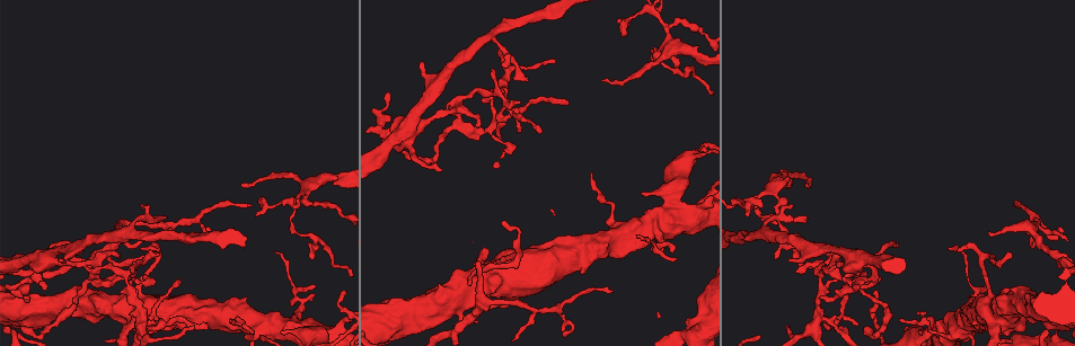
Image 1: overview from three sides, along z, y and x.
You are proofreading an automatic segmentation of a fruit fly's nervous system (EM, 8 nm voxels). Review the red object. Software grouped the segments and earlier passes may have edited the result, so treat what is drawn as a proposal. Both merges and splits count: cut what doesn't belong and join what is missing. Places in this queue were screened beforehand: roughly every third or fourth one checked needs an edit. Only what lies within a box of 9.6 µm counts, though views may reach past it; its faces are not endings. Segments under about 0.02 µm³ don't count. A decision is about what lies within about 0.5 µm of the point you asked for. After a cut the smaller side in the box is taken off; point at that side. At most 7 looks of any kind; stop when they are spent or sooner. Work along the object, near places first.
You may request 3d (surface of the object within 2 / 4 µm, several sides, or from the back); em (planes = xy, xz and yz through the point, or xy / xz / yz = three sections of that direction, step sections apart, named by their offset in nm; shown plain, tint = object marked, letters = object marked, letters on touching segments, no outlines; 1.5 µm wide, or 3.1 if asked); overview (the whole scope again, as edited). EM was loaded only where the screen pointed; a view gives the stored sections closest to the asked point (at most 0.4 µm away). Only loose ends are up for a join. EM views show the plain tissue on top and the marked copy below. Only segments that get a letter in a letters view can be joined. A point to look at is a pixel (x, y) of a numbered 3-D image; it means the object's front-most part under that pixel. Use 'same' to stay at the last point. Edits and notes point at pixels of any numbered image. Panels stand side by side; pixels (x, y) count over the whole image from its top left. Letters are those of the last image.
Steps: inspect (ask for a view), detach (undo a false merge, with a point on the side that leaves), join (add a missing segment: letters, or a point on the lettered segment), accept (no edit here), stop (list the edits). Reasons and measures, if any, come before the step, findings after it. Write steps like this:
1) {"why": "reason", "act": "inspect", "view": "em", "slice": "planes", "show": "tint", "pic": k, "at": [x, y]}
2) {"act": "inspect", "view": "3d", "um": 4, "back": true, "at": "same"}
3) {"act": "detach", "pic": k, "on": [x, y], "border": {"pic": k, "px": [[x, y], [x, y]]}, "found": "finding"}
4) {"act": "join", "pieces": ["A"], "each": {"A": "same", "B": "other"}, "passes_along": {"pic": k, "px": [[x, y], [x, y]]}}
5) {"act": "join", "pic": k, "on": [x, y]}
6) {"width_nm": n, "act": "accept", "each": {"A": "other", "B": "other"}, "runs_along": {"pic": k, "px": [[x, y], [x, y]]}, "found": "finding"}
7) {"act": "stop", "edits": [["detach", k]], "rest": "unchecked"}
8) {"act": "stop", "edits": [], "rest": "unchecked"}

{"why": "thin end", "act": "inspect", "view": "3d", "um": 4, "pic": 1, "at": [1061, 229]}

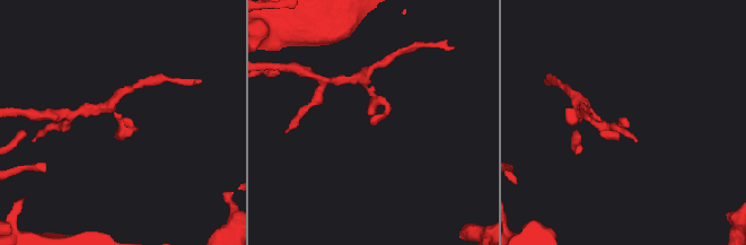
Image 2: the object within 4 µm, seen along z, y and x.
{"act": "inspect", "view": "em", "slice": "planes", "show": "letters", "pic": 2, "at": [372, 123]}

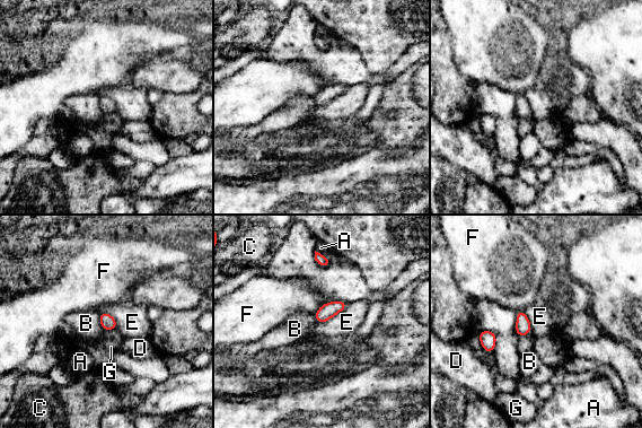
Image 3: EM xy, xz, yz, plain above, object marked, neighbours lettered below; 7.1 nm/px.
{"act": "accept", "each": {"A": "other", "B": "other", "C": "other", "D": "other", "E": "other", "F": "other", "G": "other"}, "border": {"pic": 3, "px": [[348, 304], [327, 320], [316, 322]]}, "found": "none of them fits"}

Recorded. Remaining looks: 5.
{"why": "free end", "act": "inspect", "view": "em", "slice": "xz", "step": 4, "show": "tint", "pic": 1, "at": [491, 70]}

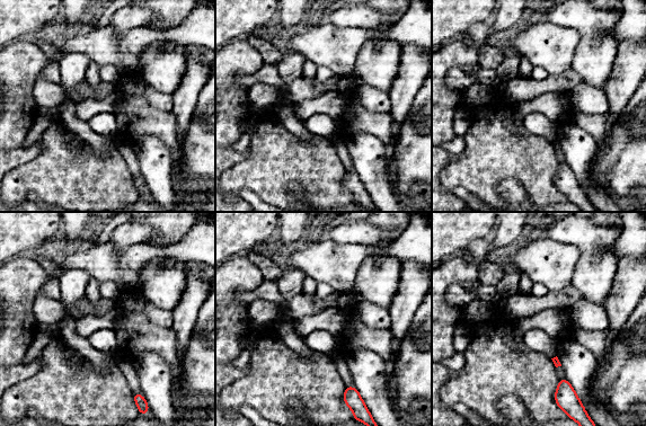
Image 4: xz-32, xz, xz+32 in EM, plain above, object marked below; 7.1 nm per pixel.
{"act": "inspect", "view": "em", "slice": "planes", "show": "letters", "at": "same"}

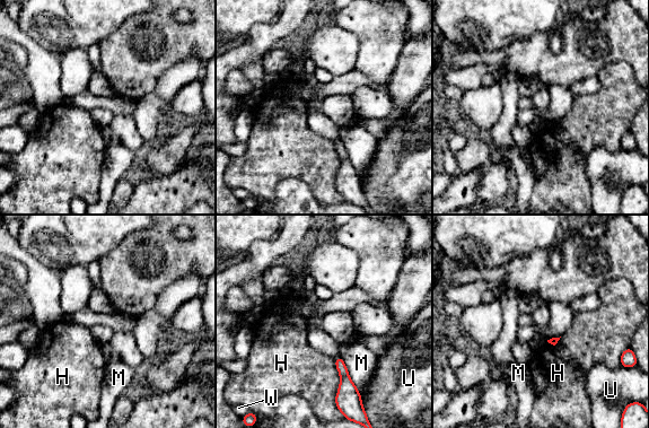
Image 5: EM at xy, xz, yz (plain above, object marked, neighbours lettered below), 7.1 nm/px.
{"act": "accept", "each": {"H": "other", "M": "other", "U": "other", "W": "other"}, "border": {"pic": 5, "px": [[333, 359], [340, 377], [335, 396]]}, "found": "none of them fits"}

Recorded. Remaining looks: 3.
{"why": "an open end", "act": "inspect", "view": "em", "slice": "xy", "step": 8, "show": "tint", "pic": 1, "at": [897, 245]}

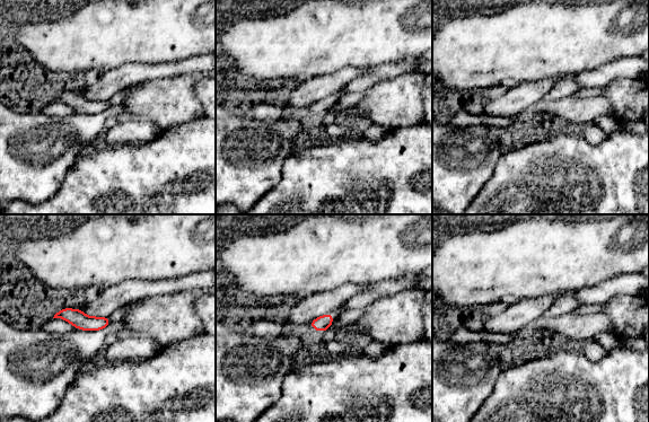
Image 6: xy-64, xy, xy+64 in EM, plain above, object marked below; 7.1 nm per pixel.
{"why": "cut it another way", "act": "inspect", "view": "em", "slice": "planes", "show": "letters", "at": "same"}

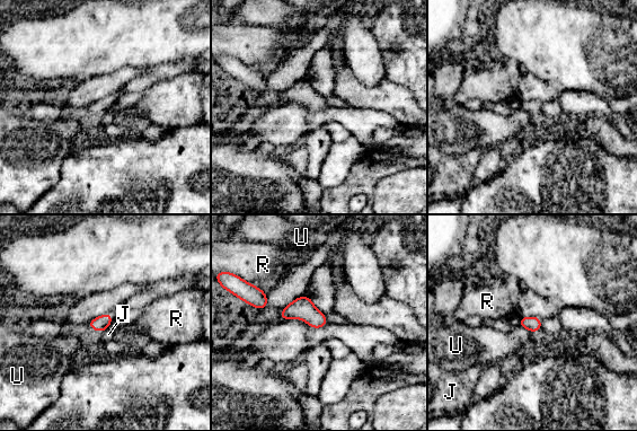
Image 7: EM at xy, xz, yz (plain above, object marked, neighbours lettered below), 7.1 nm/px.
{"width_nm": 110, "act": "accept", "each": {"J": "other", "R": "other", "U": "other"}, "border": {"pic": 7, "px": [[107, 327], [103, 332]]}, "found": "no lettered segment goes on from it"}

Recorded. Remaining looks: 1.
{"act": "stop", "edits": [], "rest": "unchecked"}

